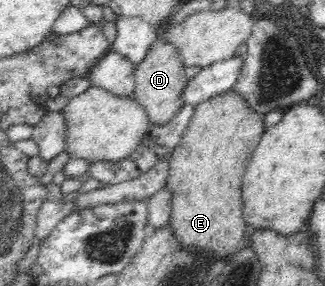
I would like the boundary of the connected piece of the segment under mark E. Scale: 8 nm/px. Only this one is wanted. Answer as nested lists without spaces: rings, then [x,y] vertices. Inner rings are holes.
[[[234,88],[225,93],[213,95],[195,107],[187,129],[171,155],[167,187],[171,189],[173,200],[170,227],[174,229],[176,241],[193,251],[206,253],[208,257],[230,257],[247,245],[244,230],[247,223],[242,219],[242,171],[246,169],[252,152],[256,149],[264,129],[264,113],[254,111],[243,95]]]

